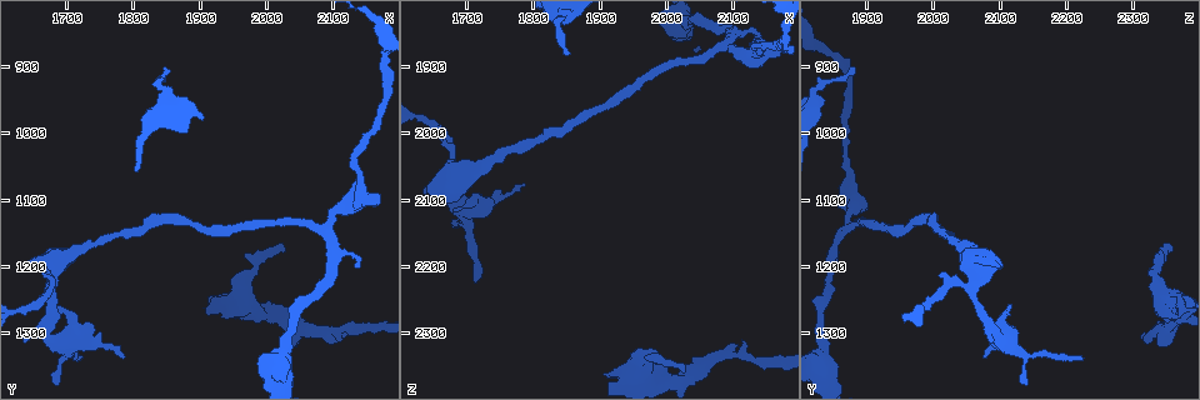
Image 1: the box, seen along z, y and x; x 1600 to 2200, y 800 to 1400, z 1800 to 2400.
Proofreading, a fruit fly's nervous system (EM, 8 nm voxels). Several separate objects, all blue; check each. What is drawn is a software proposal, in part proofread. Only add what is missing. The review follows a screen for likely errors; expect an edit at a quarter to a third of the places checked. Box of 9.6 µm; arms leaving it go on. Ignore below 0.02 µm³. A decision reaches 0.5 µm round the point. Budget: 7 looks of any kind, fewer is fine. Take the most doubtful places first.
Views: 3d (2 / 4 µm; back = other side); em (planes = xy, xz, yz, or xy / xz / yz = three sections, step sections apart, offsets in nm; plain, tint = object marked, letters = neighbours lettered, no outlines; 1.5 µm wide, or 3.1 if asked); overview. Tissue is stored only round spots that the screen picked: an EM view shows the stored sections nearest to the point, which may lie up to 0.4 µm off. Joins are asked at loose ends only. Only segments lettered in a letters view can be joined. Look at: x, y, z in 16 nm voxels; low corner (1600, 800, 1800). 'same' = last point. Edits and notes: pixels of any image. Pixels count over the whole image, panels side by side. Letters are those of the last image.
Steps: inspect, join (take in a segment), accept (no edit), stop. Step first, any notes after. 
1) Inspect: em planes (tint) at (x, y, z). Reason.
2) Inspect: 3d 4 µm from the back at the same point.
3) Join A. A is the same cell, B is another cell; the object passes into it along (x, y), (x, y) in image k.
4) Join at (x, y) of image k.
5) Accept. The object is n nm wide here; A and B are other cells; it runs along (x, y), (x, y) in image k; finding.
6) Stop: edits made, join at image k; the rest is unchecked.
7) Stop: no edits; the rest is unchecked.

Inspect: 3d 2 µm at (2025, 1175, 2360). Tapers out.

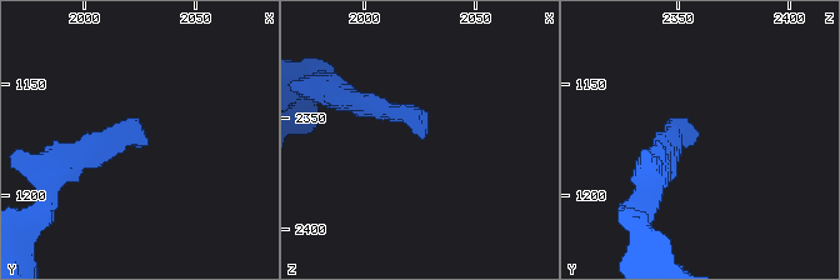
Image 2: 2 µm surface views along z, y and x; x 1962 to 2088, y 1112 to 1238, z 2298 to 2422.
Inspect: em xy step 4 (tint) at (2025, 1171, 2361).

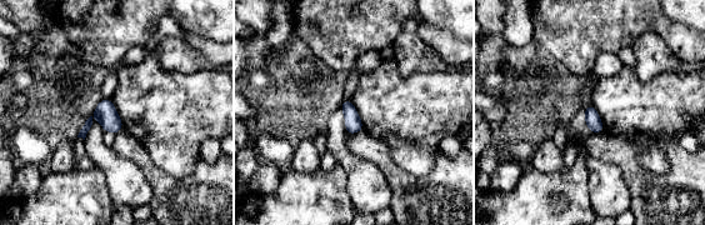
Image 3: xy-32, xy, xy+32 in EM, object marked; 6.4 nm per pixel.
Inspect: em planes (letters) at the same point.

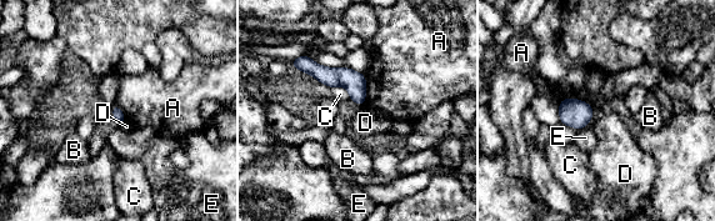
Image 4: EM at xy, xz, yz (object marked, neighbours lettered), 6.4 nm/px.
Accept. A, B, C, D and E are other cells; it runs along (299, 65), (341, 76), (361, 100) in image 4; no lettered segment goes on from it.

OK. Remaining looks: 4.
Inspect: em planes (letters) at (1710, 1335, 2220). Tapers out.

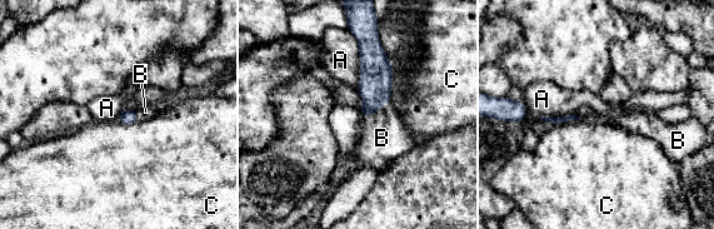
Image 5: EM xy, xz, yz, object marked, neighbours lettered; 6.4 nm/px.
Join B. B is the same cell, A and C are other cells; the neuron continues.

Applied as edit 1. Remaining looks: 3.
Inspect: em planes (letters) at (1915, 1270, 2365). Free end.

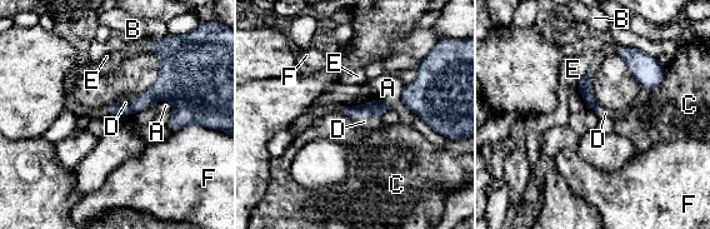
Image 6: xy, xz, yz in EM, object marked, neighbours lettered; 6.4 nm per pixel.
Join D. The longest contact is with A, 200 nm; D is the same cell, A, B, C, E and F are other cells; it goes on there.

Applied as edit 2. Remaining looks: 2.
Stop: edits made, join at image 5, join at image 6; the rest is unchecked.

